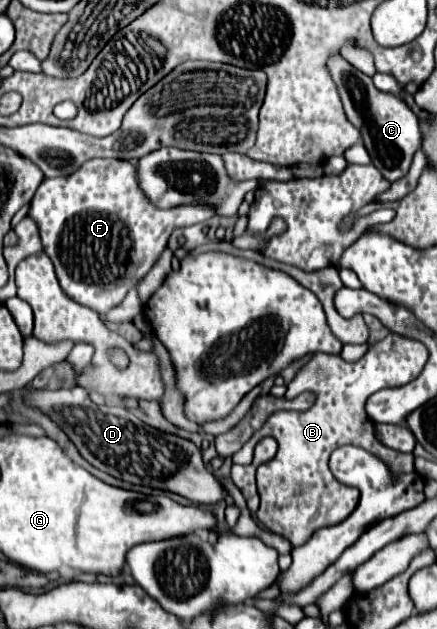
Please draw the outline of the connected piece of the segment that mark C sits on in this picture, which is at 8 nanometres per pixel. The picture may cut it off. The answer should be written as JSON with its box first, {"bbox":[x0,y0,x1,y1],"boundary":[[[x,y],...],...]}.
{"bbox":[327,53,421,183],"boundary":[[[341,53],[329,57],[327,69],[341,95],[347,119],[361,131],[363,143],[371,155],[373,165],[387,181],[393,183],[401,179],[409,171],[413,153],[421,147],[421,131],[417,115],[407,107],[407,103],[401,97],[379,91],[373,85],[373,79],[357,71],[349,61],[343,59]]]}

